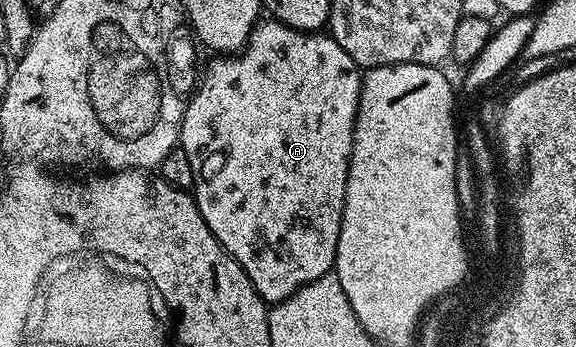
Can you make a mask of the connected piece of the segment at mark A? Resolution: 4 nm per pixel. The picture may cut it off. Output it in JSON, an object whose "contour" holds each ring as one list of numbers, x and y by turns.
{"contour":[[268,17,257,22,256,28,250,33,248,44,242,53,233,53,227,57,216,57,208,68,203,68,202,78,193,90,191,99,187,101,184,120,180,126,179,150,186,153,190,161,190,169,194,173,191,190,194,192,196,207,202,213,202,221,210,229,210,233,226,249,230,257,250,277,254,289,269,305,281,303,290,297,302,285,310,281,318,281,318,277,329,274,336,265,336,250,338,249,338,233,342,229,342,213,346,201,346,181,348,166,352,156,352,142,356,128,356,114,360,104,360,85,362,69,334,41,328,33,309,33,287,27,277,19]]}

